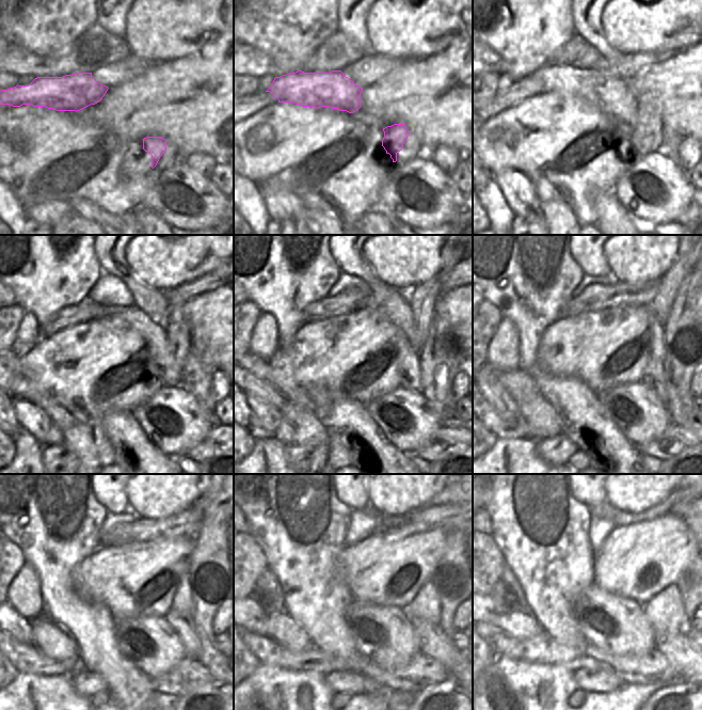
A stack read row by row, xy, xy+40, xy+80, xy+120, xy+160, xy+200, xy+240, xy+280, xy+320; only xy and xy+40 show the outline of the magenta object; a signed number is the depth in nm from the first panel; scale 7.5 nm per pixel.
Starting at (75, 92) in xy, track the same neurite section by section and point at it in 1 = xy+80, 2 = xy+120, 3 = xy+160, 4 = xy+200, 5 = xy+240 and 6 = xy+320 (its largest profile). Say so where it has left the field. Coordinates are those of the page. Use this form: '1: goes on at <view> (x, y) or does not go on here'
1: goes on at xy+80 (612, 95)
2: goes on at xy+120 (156, 336)
3: goes on at xy+160 (410, 368)
4: goes on at xy+200 (653, 377)
5: goes on at xy+240 (181, 622)
6: goes on at xy+320 (689, 663)

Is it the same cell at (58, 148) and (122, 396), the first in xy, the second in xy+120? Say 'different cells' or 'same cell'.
same cell

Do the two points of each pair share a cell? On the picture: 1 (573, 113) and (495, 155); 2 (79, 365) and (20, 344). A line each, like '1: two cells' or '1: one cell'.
1: one cell
2: two cells

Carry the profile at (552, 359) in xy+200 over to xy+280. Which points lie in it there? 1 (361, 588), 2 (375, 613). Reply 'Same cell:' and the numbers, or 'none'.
Same cell: 1

